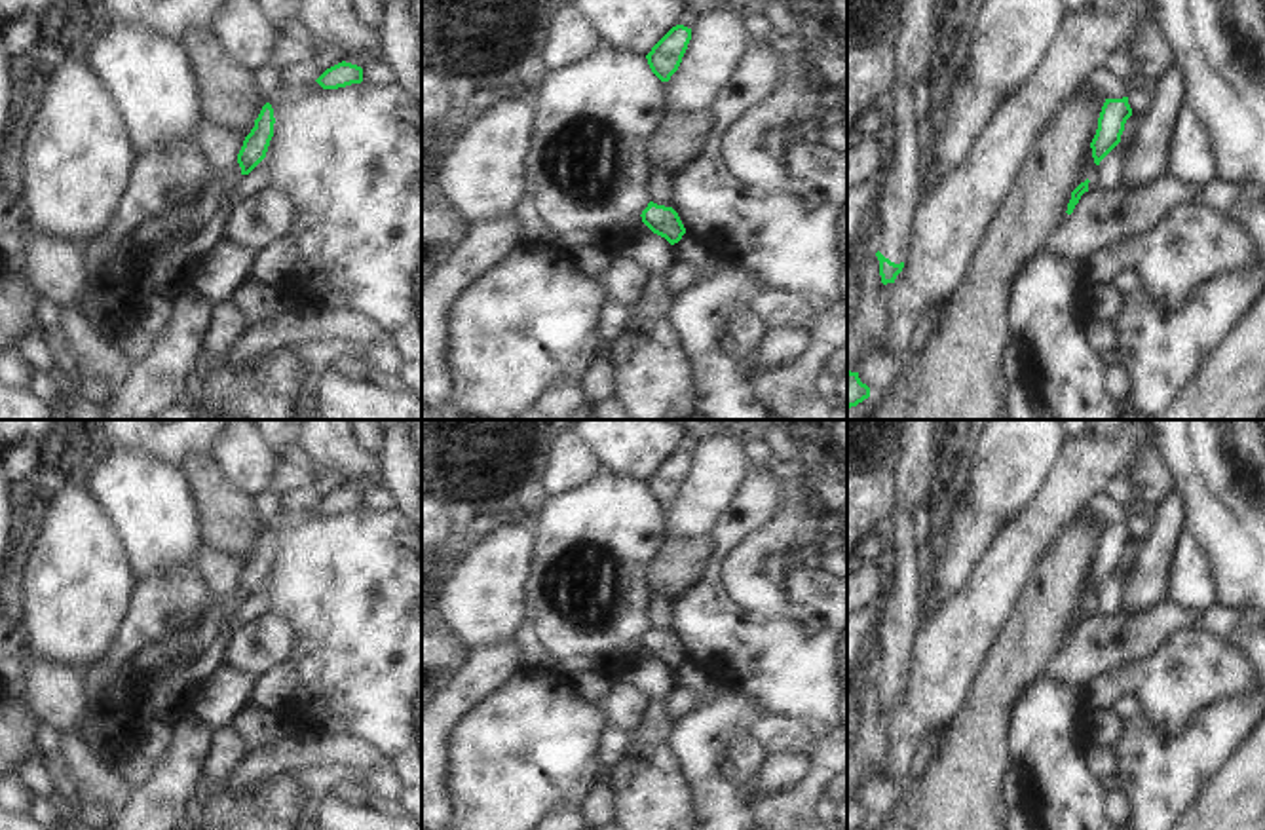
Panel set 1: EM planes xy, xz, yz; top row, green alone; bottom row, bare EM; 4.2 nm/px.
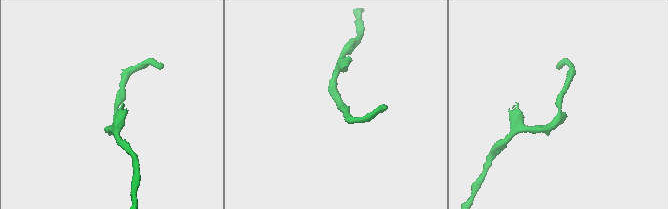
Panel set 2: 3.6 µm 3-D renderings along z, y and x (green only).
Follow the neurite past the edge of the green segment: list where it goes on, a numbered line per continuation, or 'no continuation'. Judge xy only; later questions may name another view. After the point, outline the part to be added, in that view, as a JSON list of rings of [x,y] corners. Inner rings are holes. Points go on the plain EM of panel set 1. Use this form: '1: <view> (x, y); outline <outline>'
no continuation

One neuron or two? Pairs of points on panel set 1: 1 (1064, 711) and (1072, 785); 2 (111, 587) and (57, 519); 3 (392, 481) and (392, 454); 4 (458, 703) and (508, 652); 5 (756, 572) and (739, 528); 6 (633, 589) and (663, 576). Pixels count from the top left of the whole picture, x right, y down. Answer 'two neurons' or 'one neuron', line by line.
1: one neuron
2: one neuron
3: one neuron
4: one neuron
5: two neurons
6: two neurons

